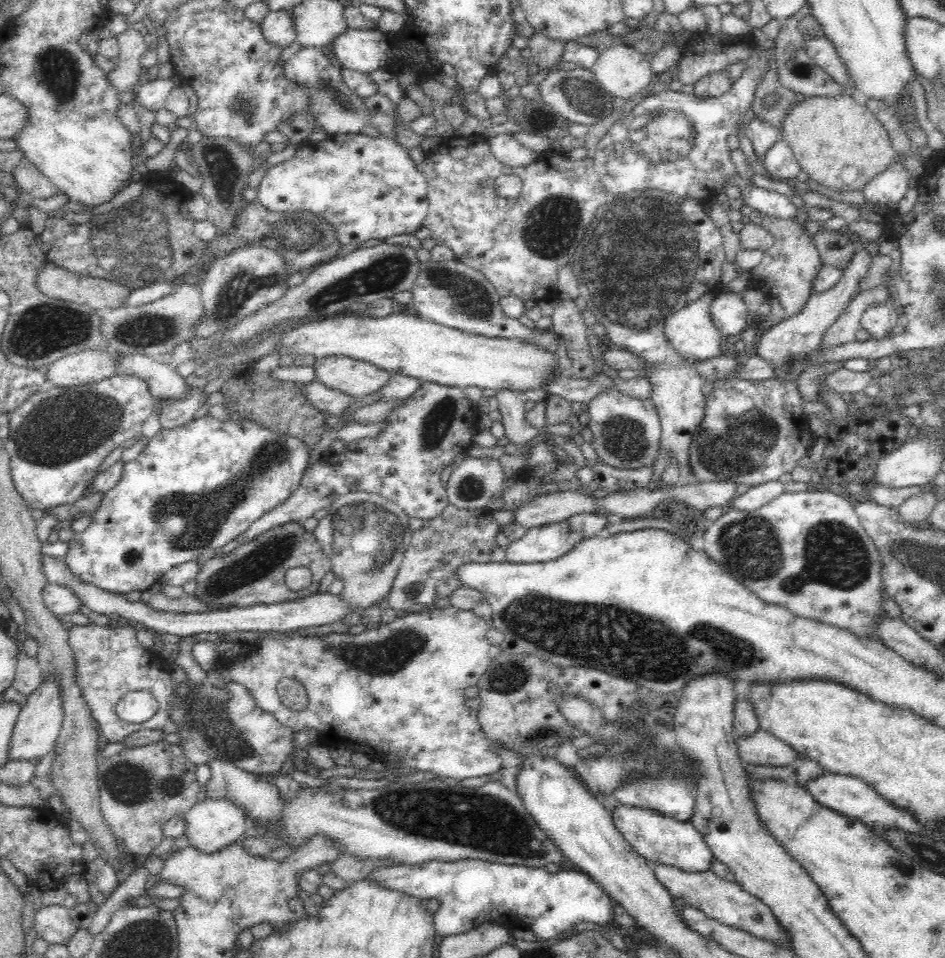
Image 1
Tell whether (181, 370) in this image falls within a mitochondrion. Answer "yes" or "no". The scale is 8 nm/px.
no

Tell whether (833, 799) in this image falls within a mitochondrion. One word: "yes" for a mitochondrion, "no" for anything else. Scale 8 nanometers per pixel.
no

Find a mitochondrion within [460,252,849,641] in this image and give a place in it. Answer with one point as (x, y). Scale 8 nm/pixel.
(733, 445)

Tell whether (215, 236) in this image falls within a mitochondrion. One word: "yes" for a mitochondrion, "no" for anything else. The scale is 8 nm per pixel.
no

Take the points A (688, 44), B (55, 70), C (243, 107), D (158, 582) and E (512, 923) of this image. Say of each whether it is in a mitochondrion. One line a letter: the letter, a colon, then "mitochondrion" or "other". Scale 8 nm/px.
A: other
B: mitochondrion
C: mitochondrion
D: other
E: other

